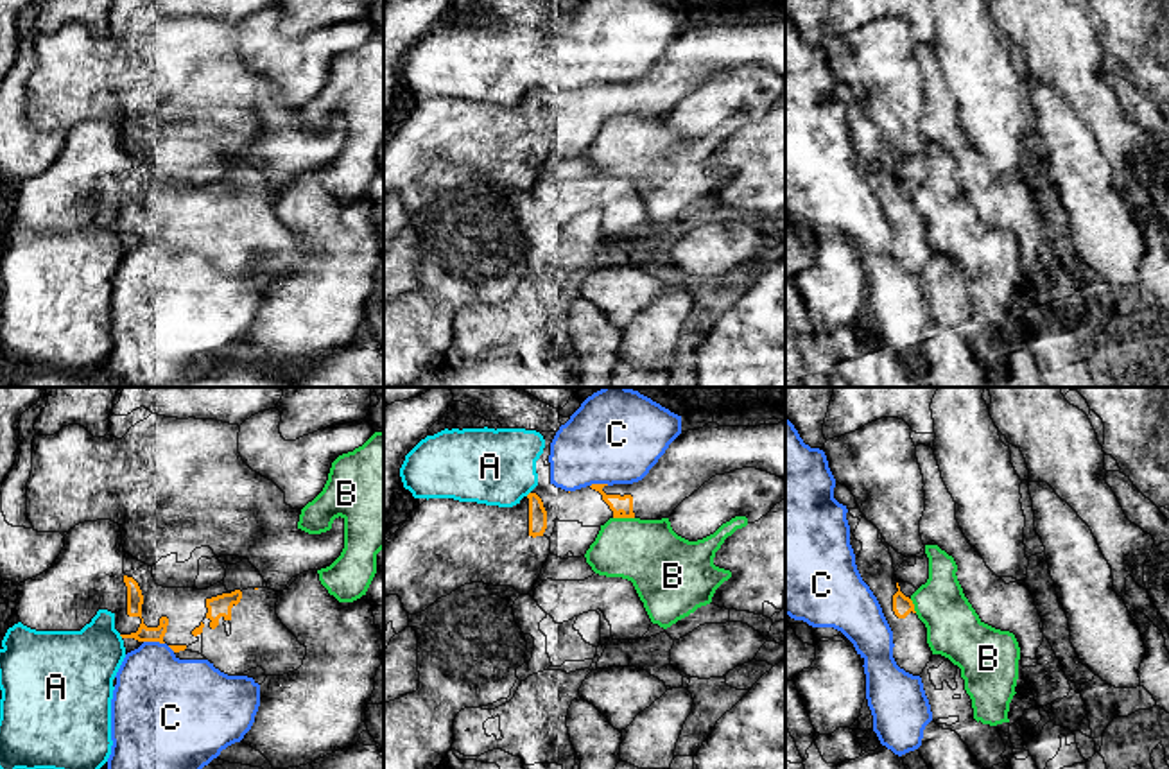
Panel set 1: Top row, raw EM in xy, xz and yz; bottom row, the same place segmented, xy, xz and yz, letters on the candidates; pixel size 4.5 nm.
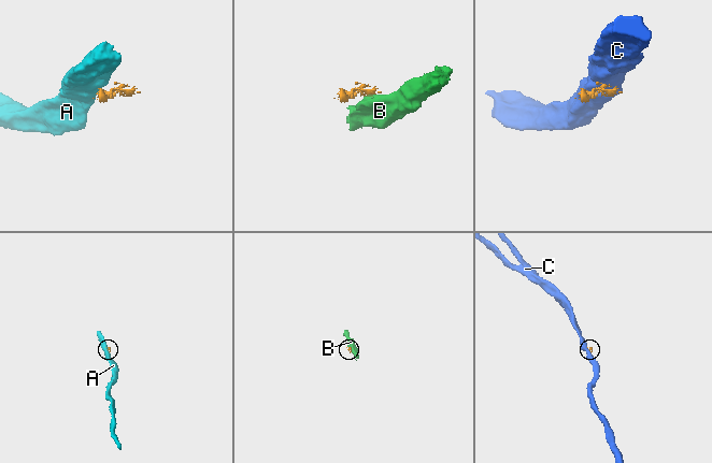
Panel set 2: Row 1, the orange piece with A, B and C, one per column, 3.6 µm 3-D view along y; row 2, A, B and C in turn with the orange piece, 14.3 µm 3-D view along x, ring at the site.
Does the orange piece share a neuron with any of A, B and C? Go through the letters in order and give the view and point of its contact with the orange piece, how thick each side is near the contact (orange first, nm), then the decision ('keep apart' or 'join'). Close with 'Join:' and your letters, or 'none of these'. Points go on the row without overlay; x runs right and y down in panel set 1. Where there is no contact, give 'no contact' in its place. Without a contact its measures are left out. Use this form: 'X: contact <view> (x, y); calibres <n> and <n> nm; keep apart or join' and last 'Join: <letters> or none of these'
A: no contact; keep apart
B: contact xz (624, 115); calibres 80 and 300 nm; keep apart
C: contact xy (155, 239); calibres 80 and 380 nm; keep apart
Join: none of these

